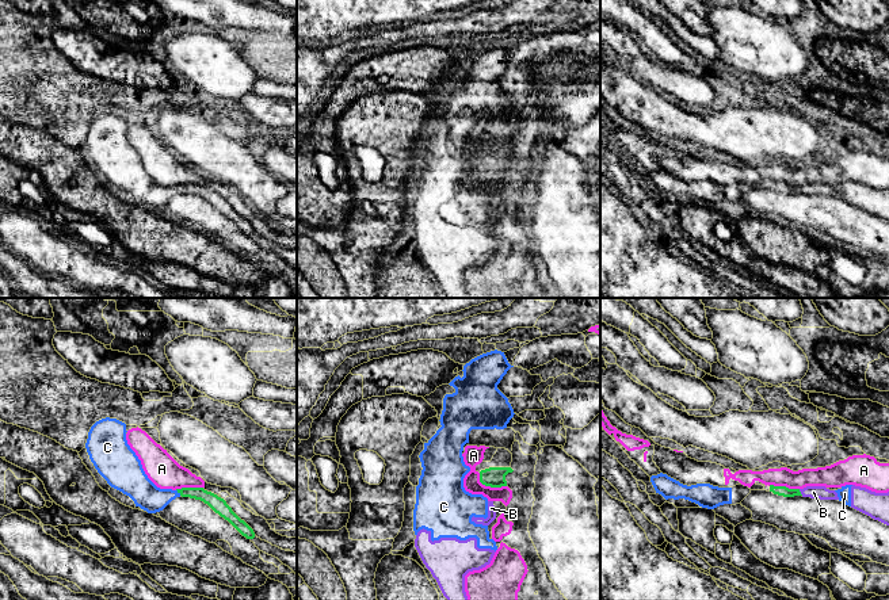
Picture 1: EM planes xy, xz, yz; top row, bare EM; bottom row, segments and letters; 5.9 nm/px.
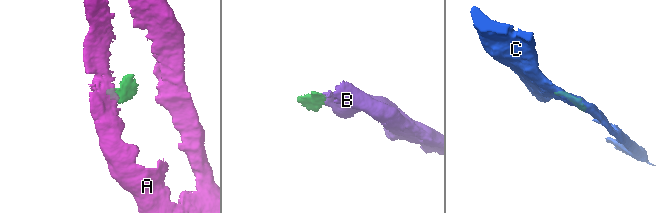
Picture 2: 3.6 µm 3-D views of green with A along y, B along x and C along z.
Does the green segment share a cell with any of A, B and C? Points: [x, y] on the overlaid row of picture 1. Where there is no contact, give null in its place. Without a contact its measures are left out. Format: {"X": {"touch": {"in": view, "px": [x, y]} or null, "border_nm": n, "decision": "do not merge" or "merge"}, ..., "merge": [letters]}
{"A": {"touch": {"in": "xz", "px": [489, 485]}, "border_nm": 190, "decision": "do not merge"}, "B": {"touch": {"in": "yz", "px": [800, 492]}, "border_nm": 50, "decision": "merge"}, "C": {"touch": {"in": "xy", "px": [178, 492]}, "border_nm": 50, "decision": "merge"}, "merge": ["B", "C"]}

